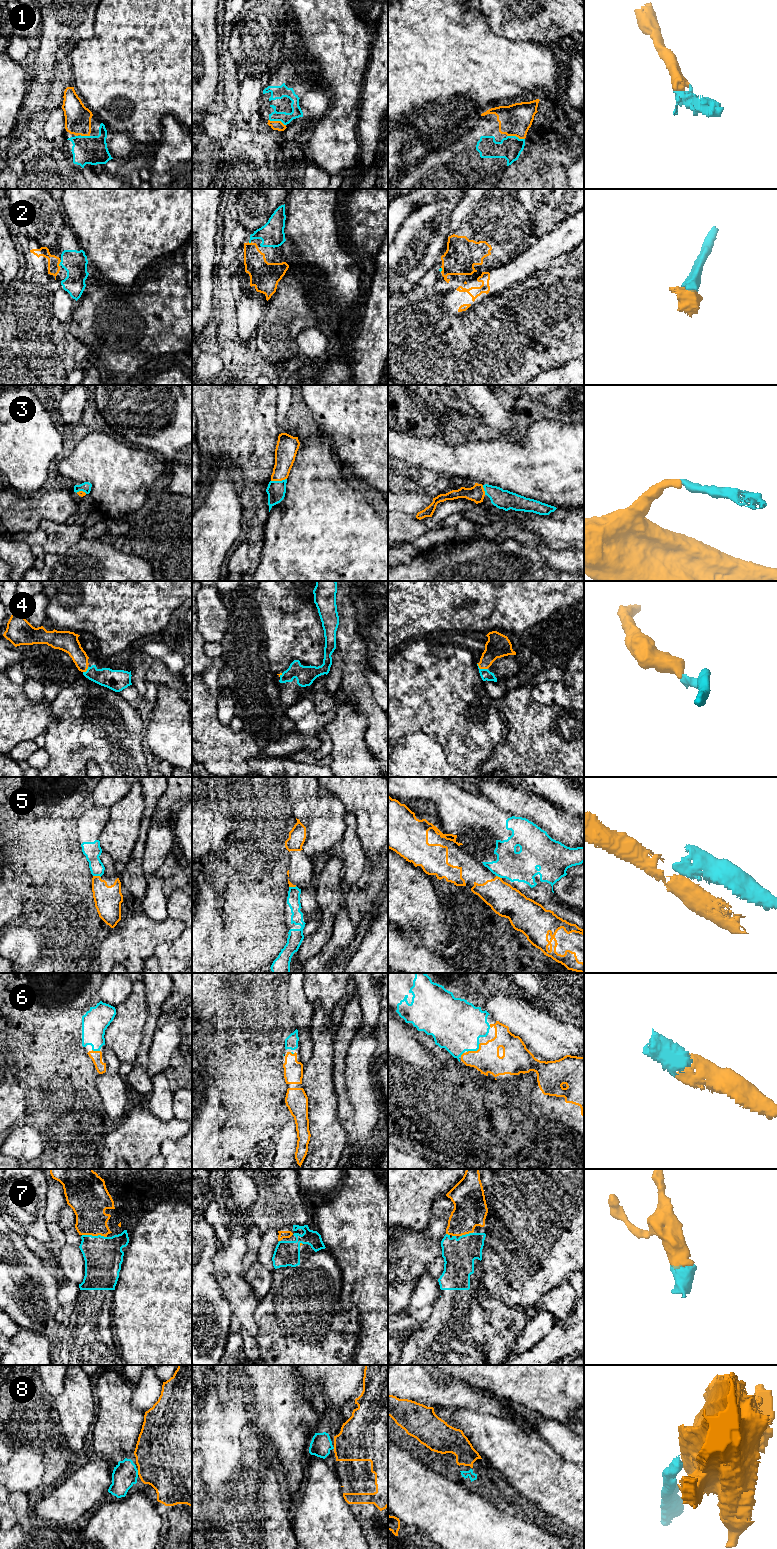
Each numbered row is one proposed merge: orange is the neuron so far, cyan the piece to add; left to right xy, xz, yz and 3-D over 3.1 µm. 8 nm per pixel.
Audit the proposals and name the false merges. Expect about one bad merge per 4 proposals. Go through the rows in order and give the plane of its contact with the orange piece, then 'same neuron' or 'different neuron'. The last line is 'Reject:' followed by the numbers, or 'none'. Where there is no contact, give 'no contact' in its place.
1: contact in yz; same neuron
2: contact in xy; same neuron
3: contact in xz; same neuron
4: contact in yz; same neuron
5: contact in xy; different neuron
6: contact in yz; same neuron
7: contact in xy; same neuron
8: contact in xy; different neuron
Reject: 5, 8

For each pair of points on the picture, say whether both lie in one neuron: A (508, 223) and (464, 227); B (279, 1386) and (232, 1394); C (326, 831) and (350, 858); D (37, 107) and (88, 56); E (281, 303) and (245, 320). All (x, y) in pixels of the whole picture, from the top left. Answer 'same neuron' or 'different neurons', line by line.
A: same neuron
B: different neurons
C: different neurons
D: different neurons
E: different neurons

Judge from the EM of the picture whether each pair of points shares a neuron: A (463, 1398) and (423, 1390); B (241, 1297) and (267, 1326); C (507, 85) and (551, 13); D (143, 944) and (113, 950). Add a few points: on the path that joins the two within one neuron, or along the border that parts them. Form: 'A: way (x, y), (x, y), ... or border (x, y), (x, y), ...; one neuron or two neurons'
A: way (453, 1393), (433, 1393); one neuron
B: border (259, 1302), (254, 1311), (256, 1333); two neurons
C: border (511, 39), (540, 43), (554, 43), (557, 41); two neurons
D: way (136, 944), (120, 946); one neuron

